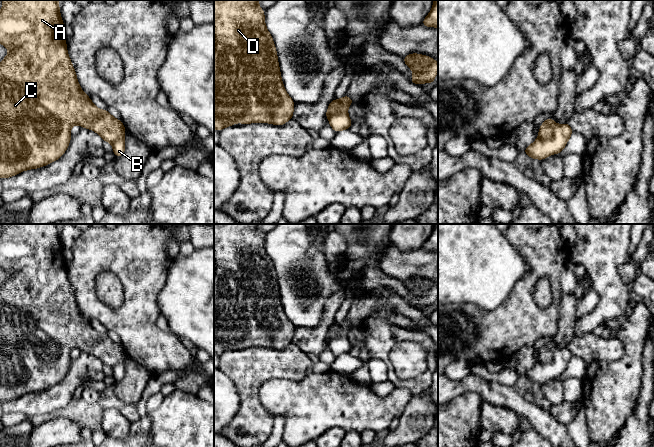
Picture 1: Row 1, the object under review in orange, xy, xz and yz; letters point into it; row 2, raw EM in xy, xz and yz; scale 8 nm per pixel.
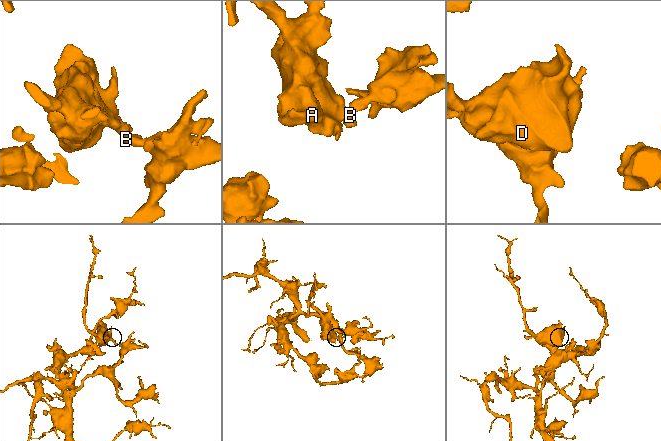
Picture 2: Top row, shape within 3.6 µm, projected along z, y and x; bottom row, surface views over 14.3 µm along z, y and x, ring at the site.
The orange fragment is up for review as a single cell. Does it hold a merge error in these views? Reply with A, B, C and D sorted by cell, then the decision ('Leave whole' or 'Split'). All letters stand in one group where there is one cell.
Groups: A C D / B. Split

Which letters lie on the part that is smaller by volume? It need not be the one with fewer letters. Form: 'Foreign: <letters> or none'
Foreign: A, C, D

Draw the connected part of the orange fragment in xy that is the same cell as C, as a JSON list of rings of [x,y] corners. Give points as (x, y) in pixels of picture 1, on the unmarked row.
[[[2,224],[0,234],[0,268],[9,273],[7,280],[0,286],[0,402],[15,400],[22,395],[36,393],[58,384],[67,374],[72,361],[70,353],[74,348],[80,349],[99,358],[104,366],[113,367],[123,363],[126,354],[121,344],[114,342],[107,334],[100,334],[81,313],[74,291],[67,276],[64,261],[64,247],[60,240],[58,224]]]

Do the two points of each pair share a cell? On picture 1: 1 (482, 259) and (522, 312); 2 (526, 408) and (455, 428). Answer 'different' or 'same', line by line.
1: different
2: different

